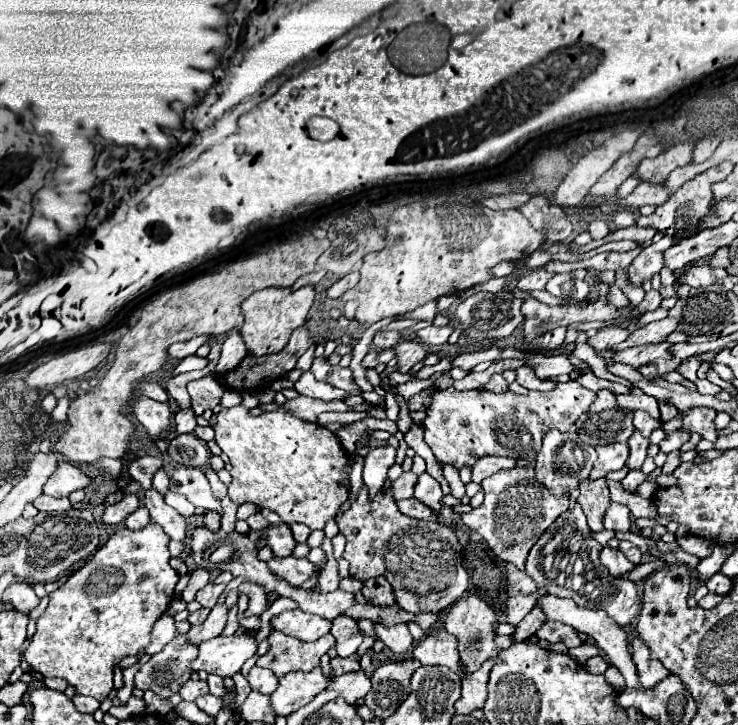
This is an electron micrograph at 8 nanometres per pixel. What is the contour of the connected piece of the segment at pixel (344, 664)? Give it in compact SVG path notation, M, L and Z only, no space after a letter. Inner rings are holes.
M353 654L353 656L349 656L349 658L341 658L341 656L337 656L337 658L331 660L331 668L333 668L335 674L355 672L355 670L359 670L359 656L357 656L357 654Z

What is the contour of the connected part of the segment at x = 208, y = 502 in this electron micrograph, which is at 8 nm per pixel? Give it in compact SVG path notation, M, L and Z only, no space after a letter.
M185 466L177 468L171 474L169 490L185 496L193 506L199 506L205 510L215 510L221 514L221 502L211 494L209 482L199 468L185 468Z

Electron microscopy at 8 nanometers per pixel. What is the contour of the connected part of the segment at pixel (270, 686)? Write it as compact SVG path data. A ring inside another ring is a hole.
M253 666L249 670L247 682L249 682L251 690L263 692L263 694L271 694L277 688L277 678L273 676L273 672L267 670L267 668L259 668L259 666Z

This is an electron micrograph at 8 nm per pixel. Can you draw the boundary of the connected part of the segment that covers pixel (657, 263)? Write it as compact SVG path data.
M663 236L661 240L645 246L641 254L627 266L627 280L631 286L643 286L643 282L651 280L663 268L663 252L673 246L675 240L671 236Z

